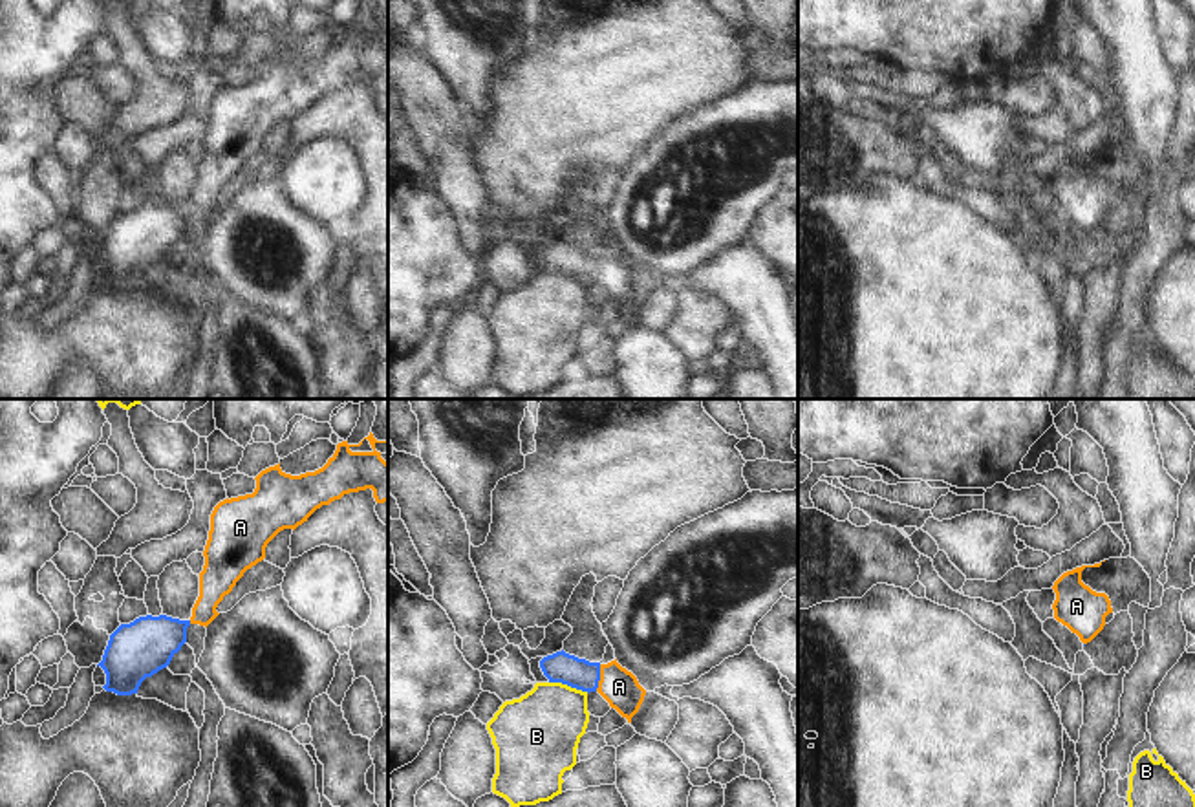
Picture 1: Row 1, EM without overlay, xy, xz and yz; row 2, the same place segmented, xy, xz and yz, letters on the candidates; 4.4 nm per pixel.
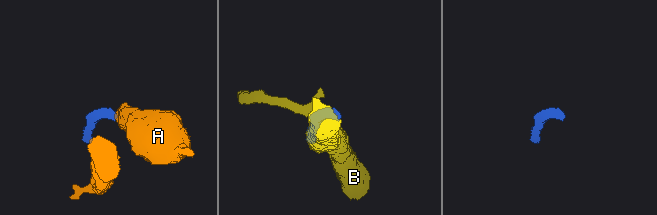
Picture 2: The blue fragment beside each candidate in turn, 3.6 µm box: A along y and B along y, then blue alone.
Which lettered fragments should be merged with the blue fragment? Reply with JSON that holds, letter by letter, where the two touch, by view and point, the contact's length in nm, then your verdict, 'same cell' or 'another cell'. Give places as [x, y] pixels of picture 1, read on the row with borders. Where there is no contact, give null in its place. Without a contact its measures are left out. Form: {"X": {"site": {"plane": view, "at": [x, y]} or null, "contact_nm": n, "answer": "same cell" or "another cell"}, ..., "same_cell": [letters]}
{"A": {"site": {"plane": "xz", "at": [599, 677]}, "contact_nm": 120, "answer": "same cell"}, "B": {"site": {"plane": "xz", "at": [570, 685]}, "contact_nm": 180, "answer": "another cell"}, "same_cell": ["A"]}

